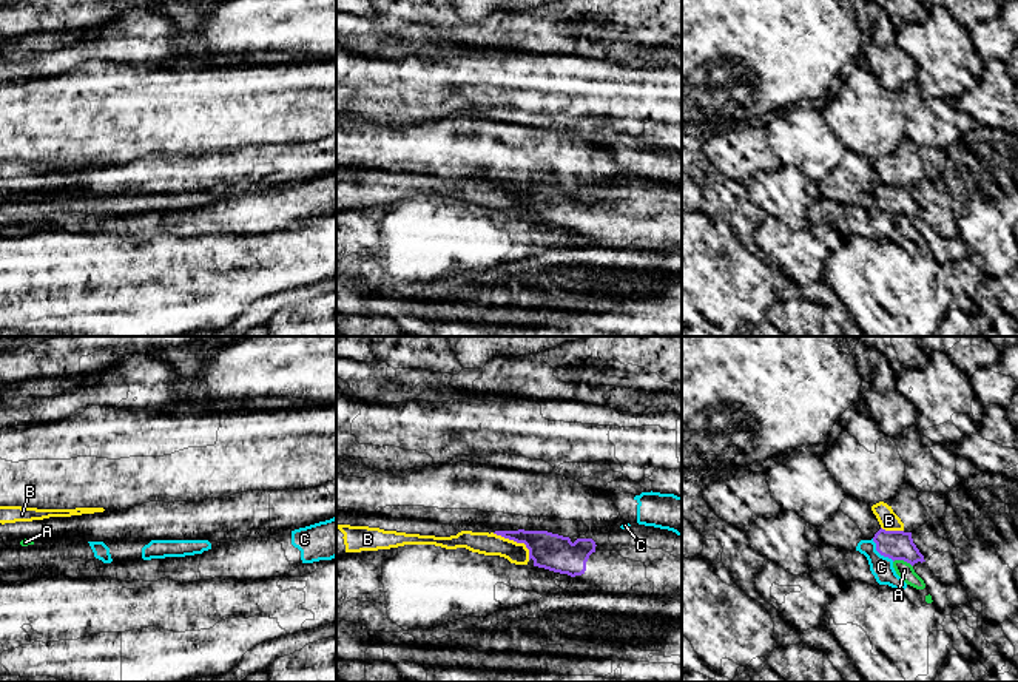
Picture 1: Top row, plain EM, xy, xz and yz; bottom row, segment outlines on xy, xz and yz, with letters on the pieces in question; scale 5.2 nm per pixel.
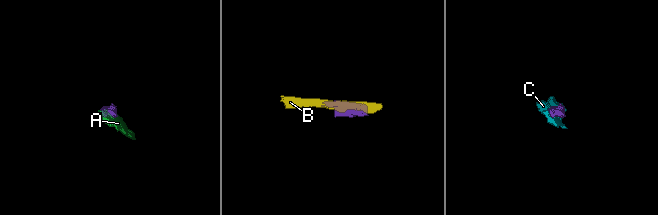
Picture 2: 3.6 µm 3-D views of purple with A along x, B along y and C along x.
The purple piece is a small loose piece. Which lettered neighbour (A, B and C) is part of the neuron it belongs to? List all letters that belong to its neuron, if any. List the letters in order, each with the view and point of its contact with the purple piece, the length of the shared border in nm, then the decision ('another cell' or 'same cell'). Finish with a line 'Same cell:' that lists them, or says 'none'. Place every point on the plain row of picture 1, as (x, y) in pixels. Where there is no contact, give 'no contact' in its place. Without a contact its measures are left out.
A: yz (903, 213) | 110 nm | another cell
B: xz (515, 195) | 240 nm | another cell
C: yz (879, 207) | 170 nm | same cell
Same cell: C

